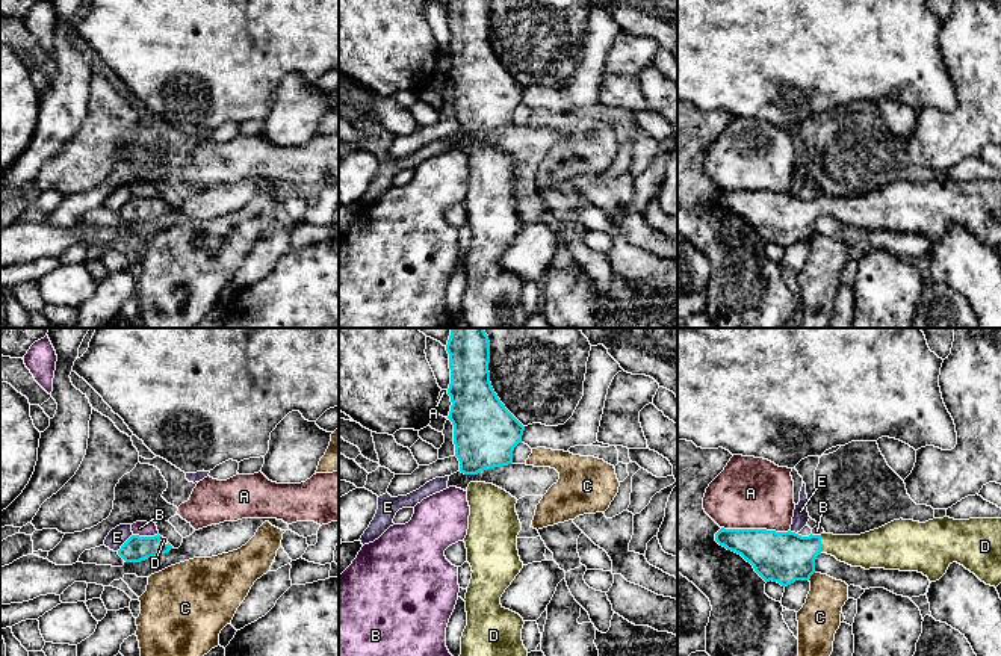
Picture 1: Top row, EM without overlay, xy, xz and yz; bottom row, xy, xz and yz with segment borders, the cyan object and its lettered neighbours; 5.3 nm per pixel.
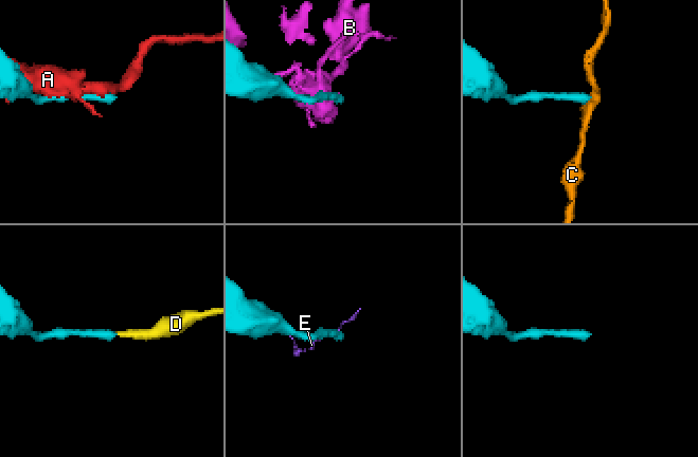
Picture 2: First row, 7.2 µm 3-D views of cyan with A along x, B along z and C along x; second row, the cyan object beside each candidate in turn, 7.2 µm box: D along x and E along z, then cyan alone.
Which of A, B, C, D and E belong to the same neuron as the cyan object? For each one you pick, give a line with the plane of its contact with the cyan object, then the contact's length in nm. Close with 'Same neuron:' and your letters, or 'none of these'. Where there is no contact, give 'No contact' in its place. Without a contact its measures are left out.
D: Touches cyan in yz. Shared border 100 nm
Same neuron: D

